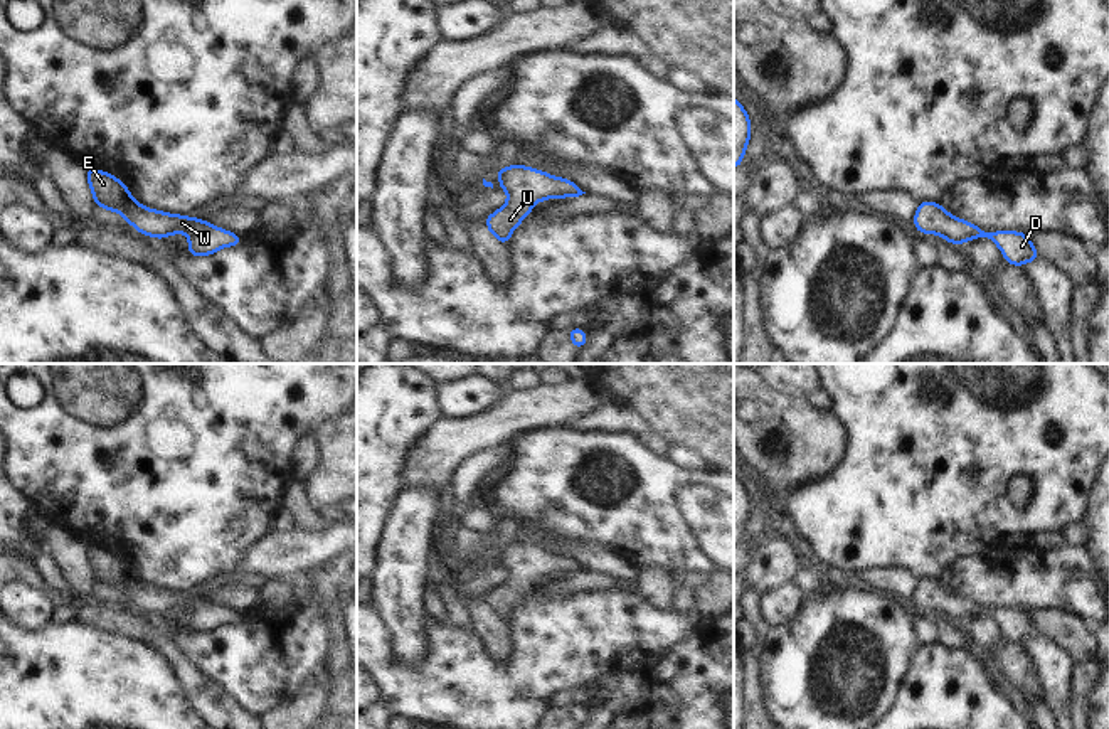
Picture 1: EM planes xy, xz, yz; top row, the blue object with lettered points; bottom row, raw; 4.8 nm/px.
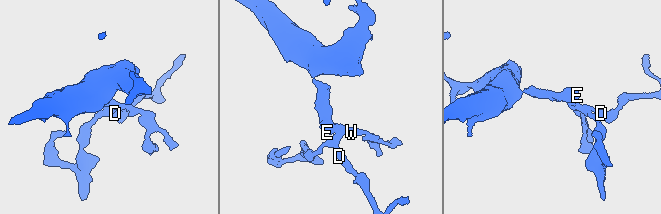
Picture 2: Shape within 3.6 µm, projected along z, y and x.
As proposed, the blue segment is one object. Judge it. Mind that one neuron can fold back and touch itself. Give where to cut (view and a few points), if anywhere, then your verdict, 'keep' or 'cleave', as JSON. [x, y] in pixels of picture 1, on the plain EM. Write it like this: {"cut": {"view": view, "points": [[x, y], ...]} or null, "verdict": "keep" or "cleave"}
{"cut": null, "verdict": "keep"}

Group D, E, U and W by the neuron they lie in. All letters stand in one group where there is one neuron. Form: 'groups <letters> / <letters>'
groups D E U W

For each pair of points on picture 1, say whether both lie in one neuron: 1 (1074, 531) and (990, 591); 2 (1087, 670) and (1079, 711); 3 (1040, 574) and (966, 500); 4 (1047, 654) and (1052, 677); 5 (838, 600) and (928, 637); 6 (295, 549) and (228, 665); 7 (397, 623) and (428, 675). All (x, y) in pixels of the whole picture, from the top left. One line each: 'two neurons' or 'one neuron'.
1: two neurons
2: one neuron
3: two neurons
4: one neuron
5: two neurons
6: two neurons
7: two neurons

